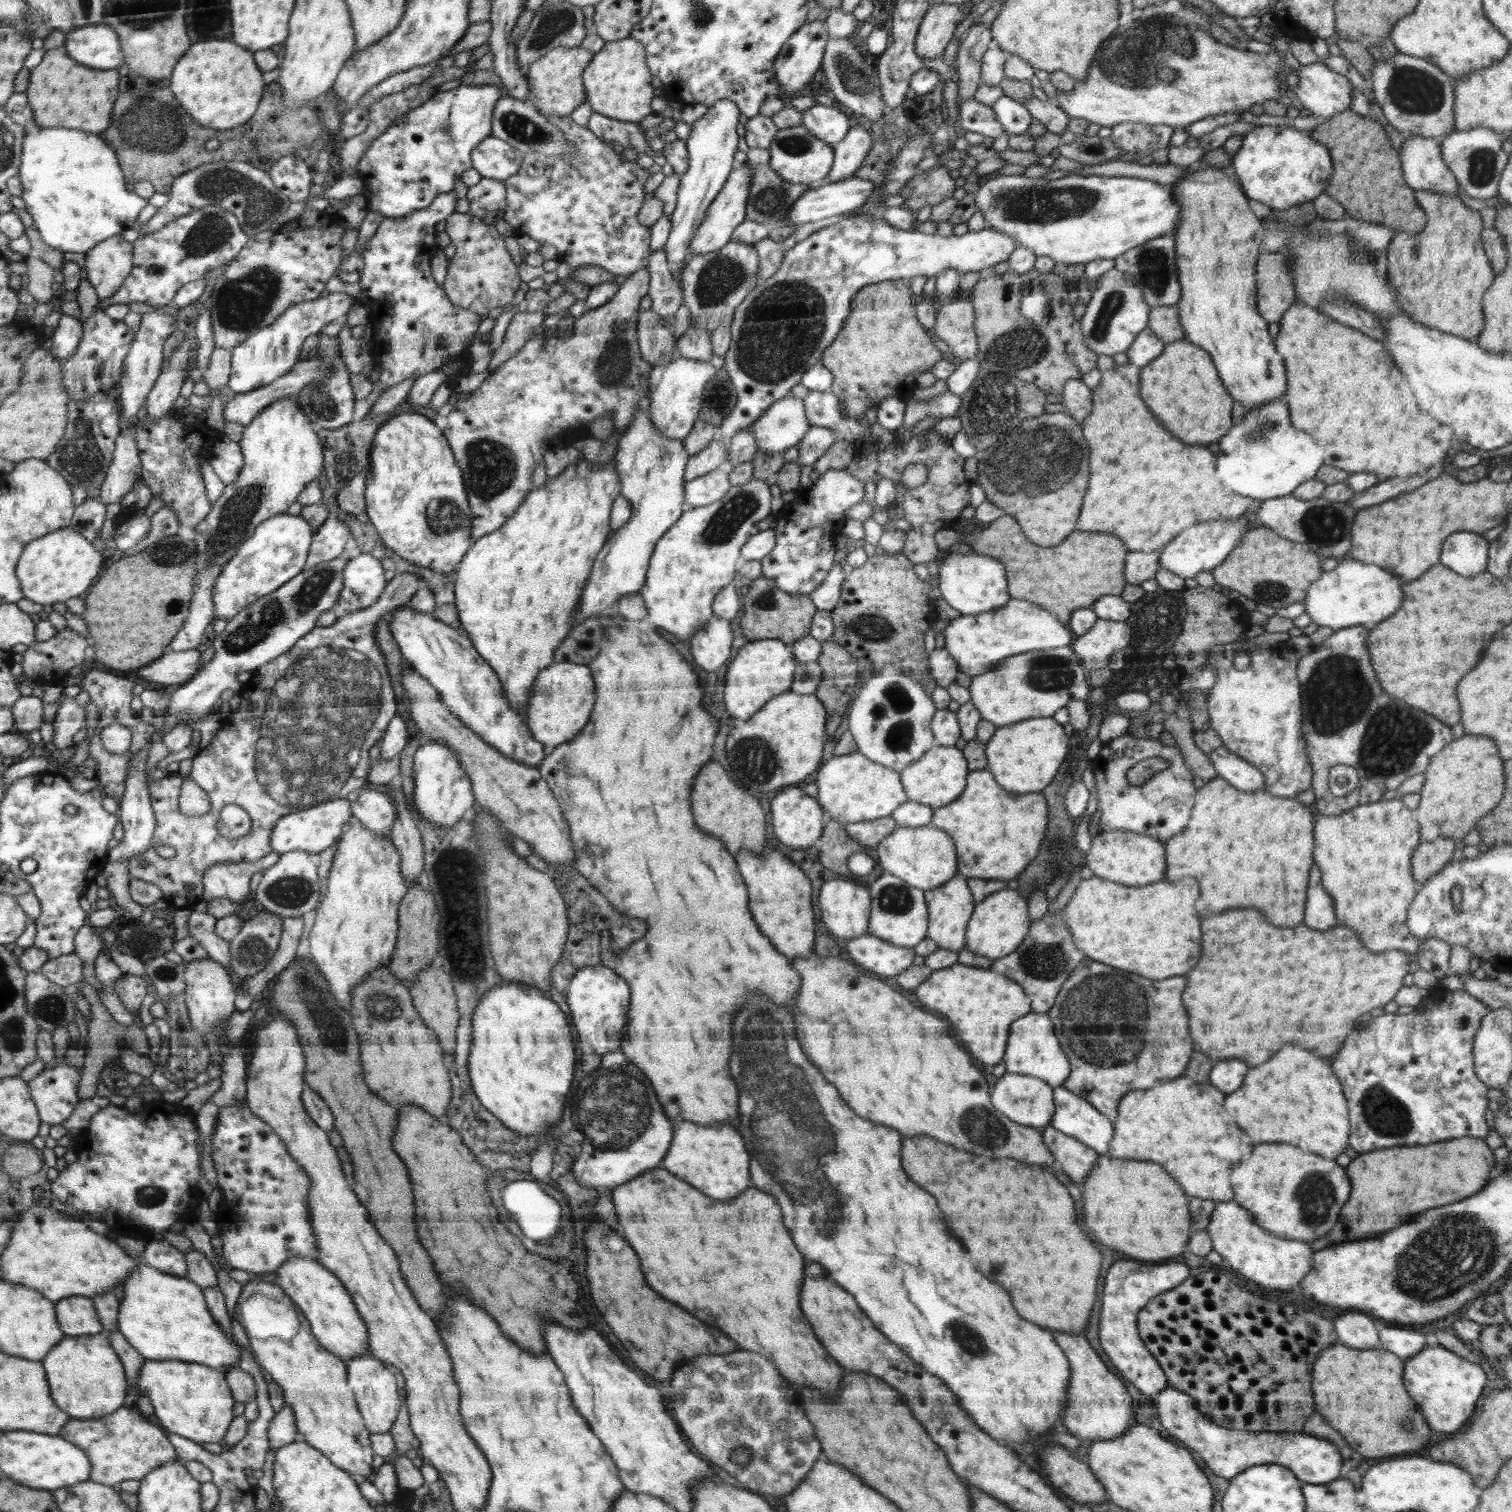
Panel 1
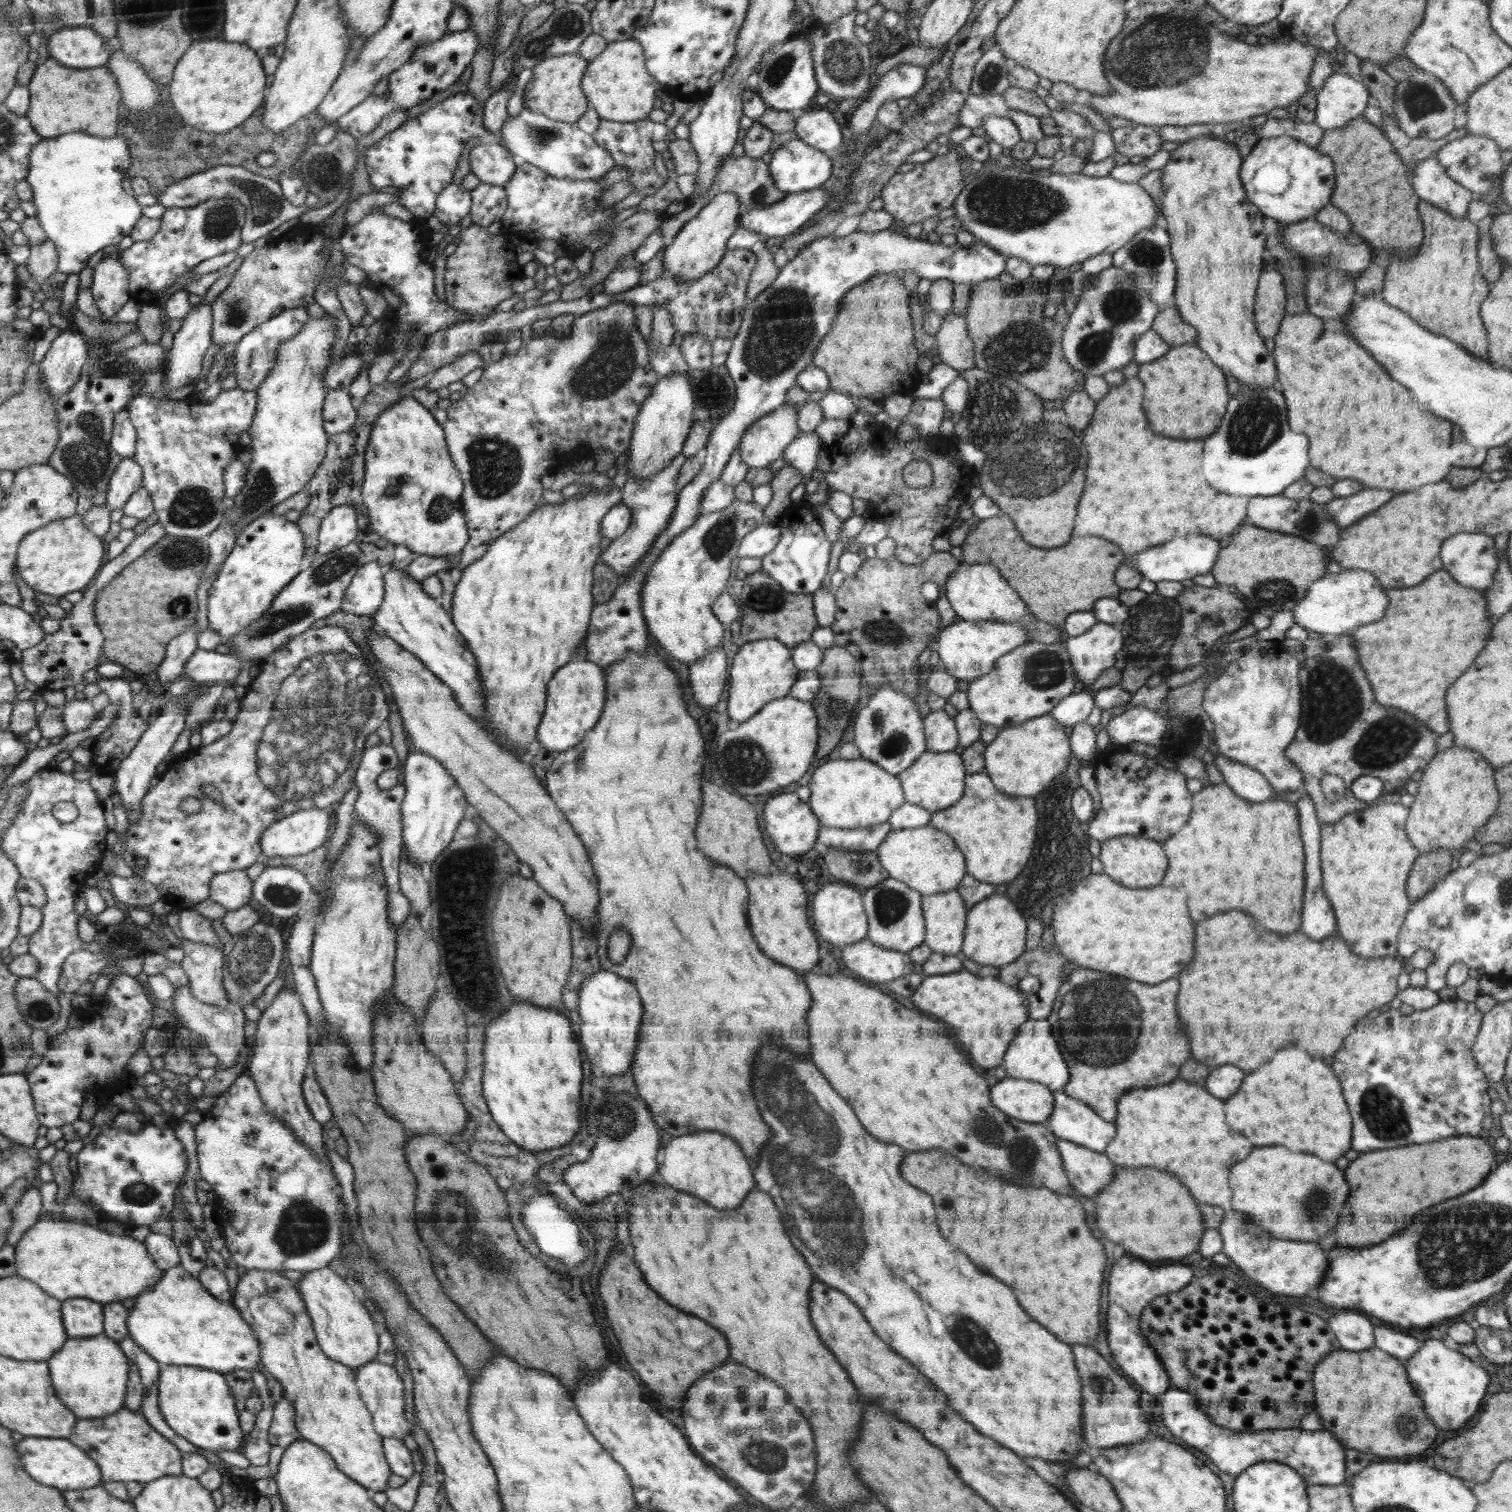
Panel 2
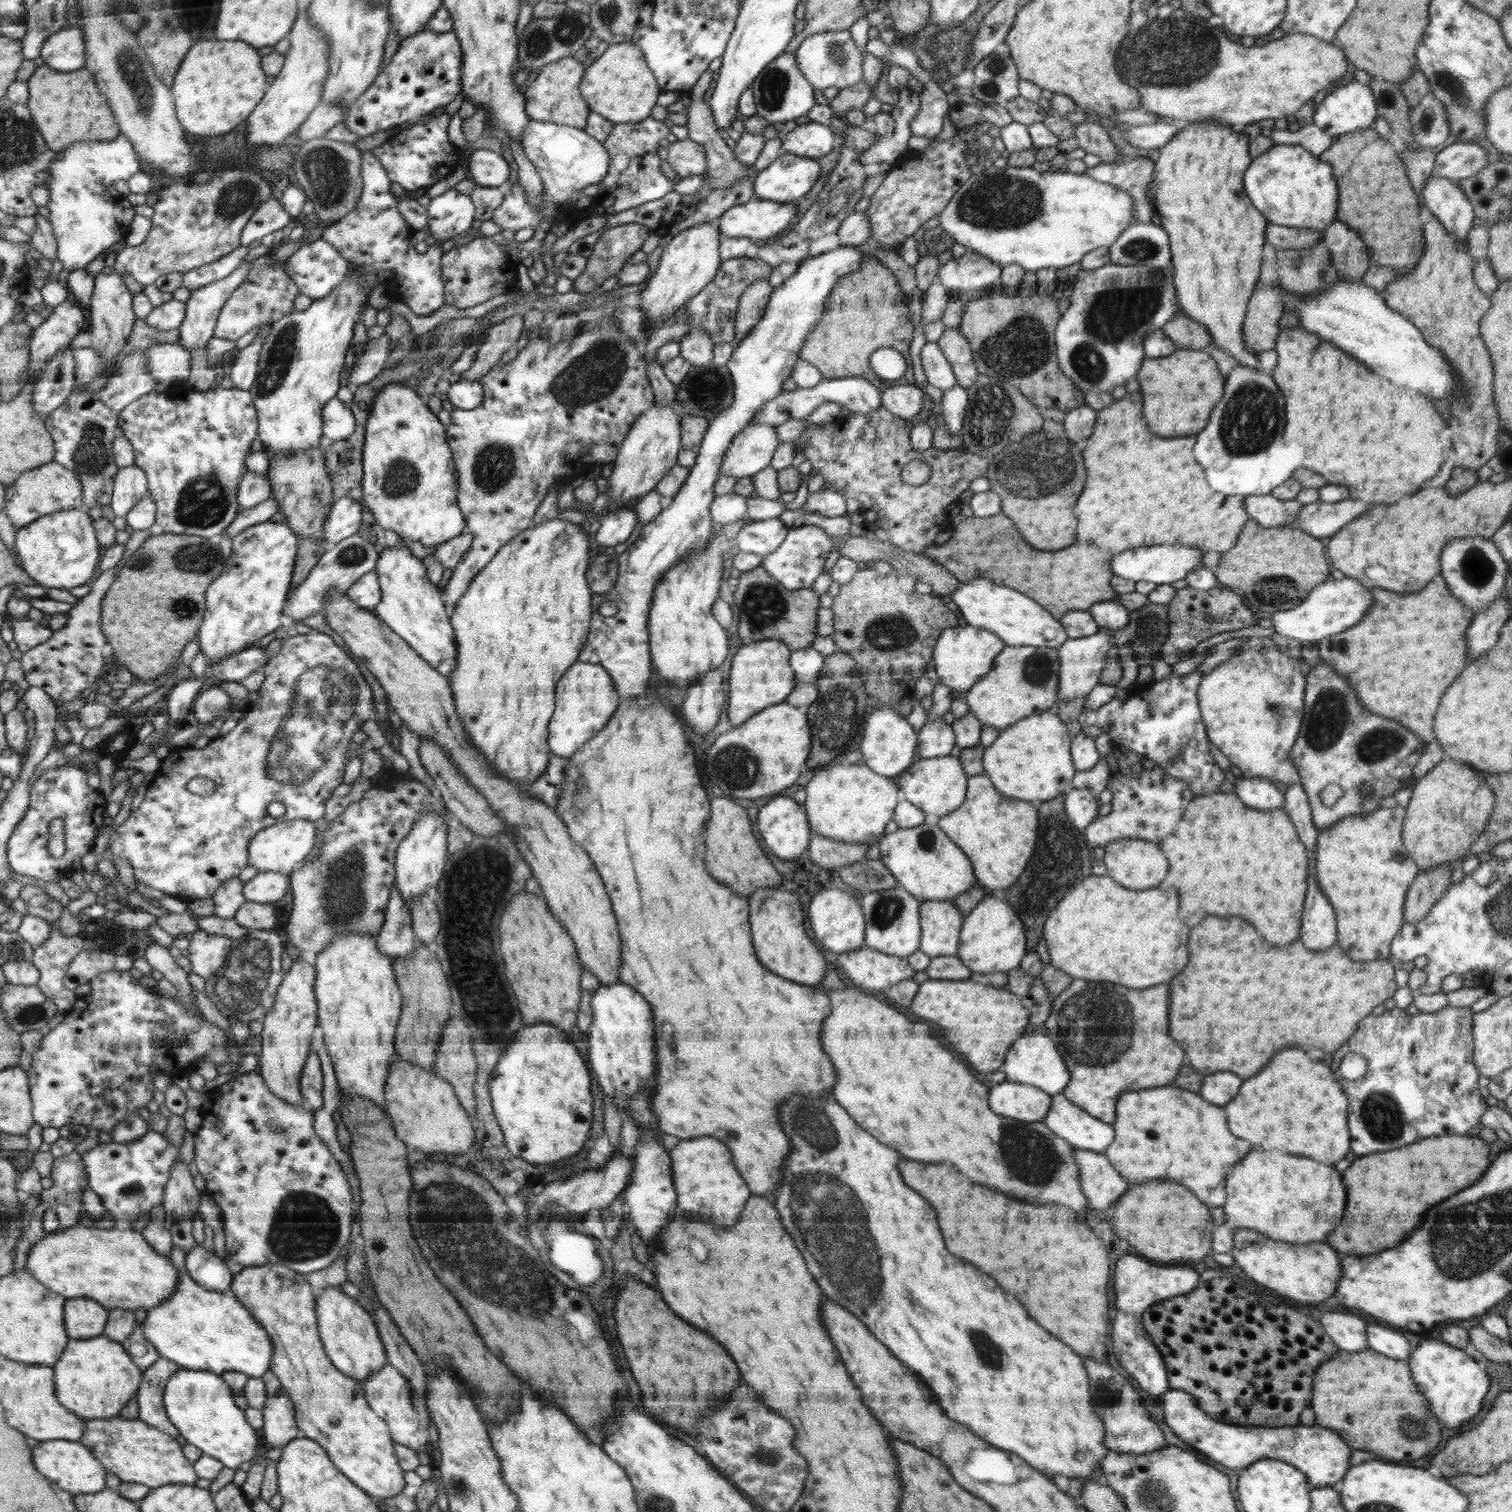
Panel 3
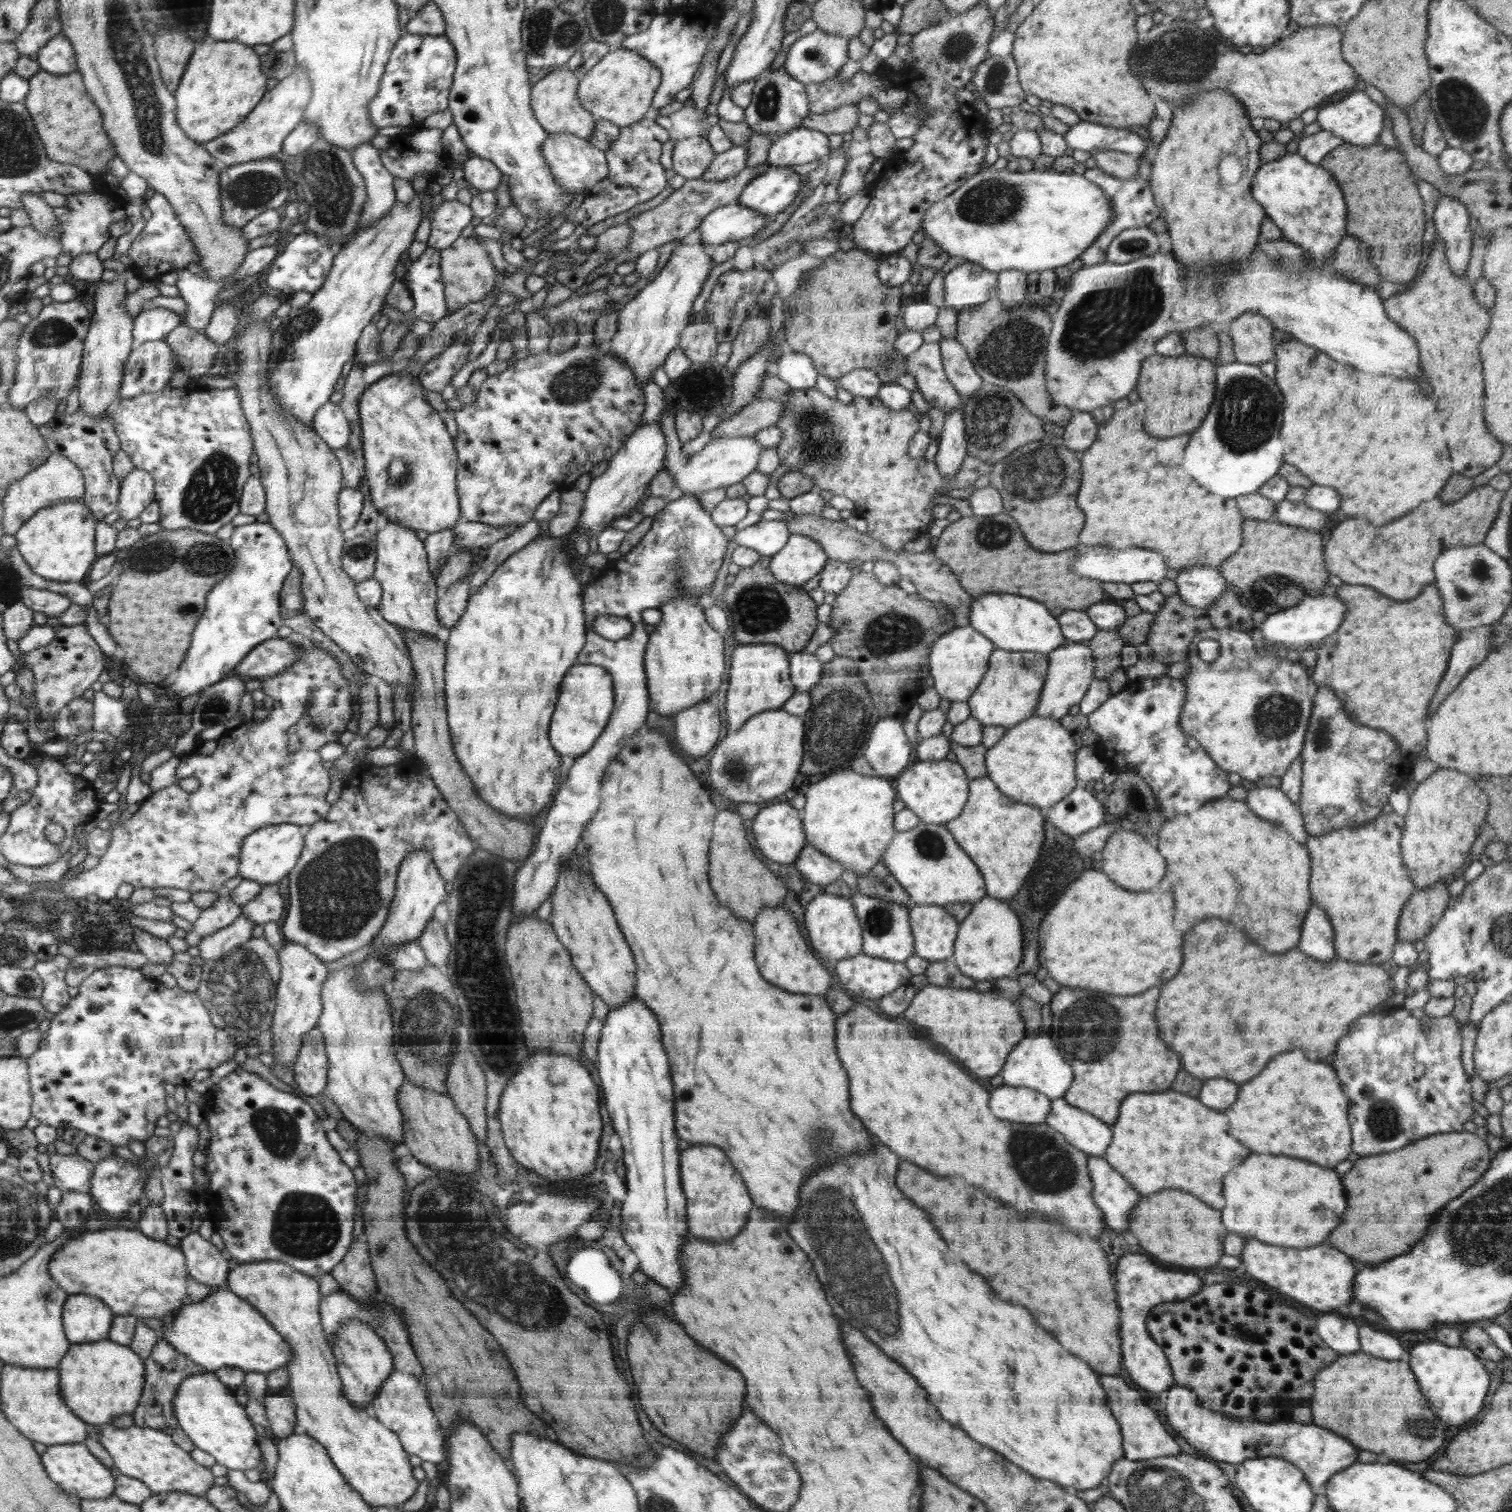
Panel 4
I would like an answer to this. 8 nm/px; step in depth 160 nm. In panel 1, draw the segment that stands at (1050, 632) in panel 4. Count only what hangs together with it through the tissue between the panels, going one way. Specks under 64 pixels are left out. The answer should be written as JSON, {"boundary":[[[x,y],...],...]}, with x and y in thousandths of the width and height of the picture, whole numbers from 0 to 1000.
{"boundary":[[[631,364],[626,368],[623,368],[621,372],[622,396],[636,407],[657,404],[668,397],[665,376],[661,370],[644,364],[637,366]]]}

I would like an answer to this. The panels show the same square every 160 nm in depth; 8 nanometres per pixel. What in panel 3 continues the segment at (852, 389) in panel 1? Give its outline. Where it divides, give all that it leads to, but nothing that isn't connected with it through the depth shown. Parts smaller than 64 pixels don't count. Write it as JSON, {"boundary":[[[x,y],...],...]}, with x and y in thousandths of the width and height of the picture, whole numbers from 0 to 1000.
{"boundary":[[[575,169],[575,172],[573,172],[570,177],[556,184],[556,187],[553,188],[553,194],[550,194],[550,200],[548,200],[548,208],[545,208],[545,213],[541,213],[541,216],[534,221],[529,231],[529,237],[540,242],[545,251],[571,250],[583,261],[593,255],[594,251],[582,250],[577,245],[575,237],[581,230],[591,230],[599,237],[601,241],[601,245],[595,249],[595,253],[604,255],[603,238],[601,238],[604,216],[601,202],[601,196],[595,190],[591,180]]]}

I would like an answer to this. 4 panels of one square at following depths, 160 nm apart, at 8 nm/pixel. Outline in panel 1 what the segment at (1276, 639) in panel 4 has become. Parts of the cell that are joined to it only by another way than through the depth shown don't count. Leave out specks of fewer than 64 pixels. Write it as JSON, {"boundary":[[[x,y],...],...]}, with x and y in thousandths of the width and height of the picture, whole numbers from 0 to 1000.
{"boundary":[[[890,369],[882,377],[875,378],[872,384],[865,388],[862,397],[863,405],[868,413],[879,414],[882,417],[898,413],[907,415],[926,402],[929,397],[927,386],[925,381],[915,375]]]}

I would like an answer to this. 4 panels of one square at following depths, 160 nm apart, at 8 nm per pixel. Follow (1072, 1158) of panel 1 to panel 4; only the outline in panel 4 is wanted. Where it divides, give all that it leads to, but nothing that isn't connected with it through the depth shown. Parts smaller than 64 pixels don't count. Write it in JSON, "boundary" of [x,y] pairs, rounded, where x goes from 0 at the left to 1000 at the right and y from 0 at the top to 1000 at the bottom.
{"boundary":[[[721,765],[720,775],[724,783],[724,795],[735,813],[746,812],[746,803],[753,795],[753,788],[742,779],[742,777],[730,765]]]}

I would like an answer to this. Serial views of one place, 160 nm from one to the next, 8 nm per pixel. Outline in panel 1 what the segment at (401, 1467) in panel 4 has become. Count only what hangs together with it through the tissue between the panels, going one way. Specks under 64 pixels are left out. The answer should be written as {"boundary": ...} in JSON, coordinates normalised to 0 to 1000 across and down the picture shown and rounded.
{"boundary":[[[167,843],[160,851],[156,868],[158,868],[158,864],[167,856],[176,857],[177,866],[181,868],[187,876],[189,876],[189,880],[196,880],[192,886],[187,886],[185,884],[165,884],[165,886],[169,899],[176,907],[180,909],[181,913],[187,919],[188,929],[195,933],[195,940],[198,942],[200,952],[206,954],[223,970],[229,972],[230,975],[233,975],[239,979],[247,979],[245,946],[243,945],[237,929],[235,927],[235,921],[229,914],[229,901],[211,888],[205,872],[198,866],[195,858],[182,849],[176,848]]]}

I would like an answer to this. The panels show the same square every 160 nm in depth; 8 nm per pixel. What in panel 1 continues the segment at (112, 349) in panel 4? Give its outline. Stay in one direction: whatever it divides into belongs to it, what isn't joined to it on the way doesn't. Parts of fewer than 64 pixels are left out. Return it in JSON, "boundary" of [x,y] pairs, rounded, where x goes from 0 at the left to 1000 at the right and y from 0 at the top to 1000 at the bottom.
{"boundary":[[[81,155],[73,157],[57,167],[56,177],[58,187],[63,190],[65,198],[73,196],[87,181],[87,161]]]}

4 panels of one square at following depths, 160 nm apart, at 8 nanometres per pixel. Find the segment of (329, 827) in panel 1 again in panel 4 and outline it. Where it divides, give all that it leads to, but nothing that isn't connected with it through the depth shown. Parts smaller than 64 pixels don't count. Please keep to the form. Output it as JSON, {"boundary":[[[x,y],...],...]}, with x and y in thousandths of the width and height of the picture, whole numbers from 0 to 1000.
{"boundary":[[[188,544],[179,546],[175,549],[169,549],[164,557],[161,557],[161,570],[159,570],[159,579],[161,581],[174,583],[174,585],[183,584],[190,579],[195,575],[202,561],[202,547],[197,545]]]}

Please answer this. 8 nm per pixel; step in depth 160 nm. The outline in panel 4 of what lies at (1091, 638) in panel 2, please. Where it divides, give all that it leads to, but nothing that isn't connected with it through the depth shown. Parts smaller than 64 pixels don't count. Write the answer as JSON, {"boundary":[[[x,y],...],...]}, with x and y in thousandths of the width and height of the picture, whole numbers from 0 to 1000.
{"boundary":[[[718,425],[708,425],[698,429],[693,432],[694,440],[692,450],[685,470],[685,474],[690,475],[697,475],[701,477],[708,470],[710,470],[712,466],[718,459],[720,452],[724,449],[724,438],[722,435],[722,430]]]}

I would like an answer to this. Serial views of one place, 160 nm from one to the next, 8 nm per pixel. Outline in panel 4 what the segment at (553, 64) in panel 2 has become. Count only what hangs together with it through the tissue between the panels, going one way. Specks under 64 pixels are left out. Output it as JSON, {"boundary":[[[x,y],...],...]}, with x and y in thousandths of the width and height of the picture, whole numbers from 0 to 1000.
{"boundary":[[[375,44],[366,45],[366,47],[353,55],[352,59],[352,71],[354,73],[354,78],[359,83],[362,88],[377,88],[382,91],[390,93],[393,89],[395,79],[383,67],[382,57],[384,53]]]}

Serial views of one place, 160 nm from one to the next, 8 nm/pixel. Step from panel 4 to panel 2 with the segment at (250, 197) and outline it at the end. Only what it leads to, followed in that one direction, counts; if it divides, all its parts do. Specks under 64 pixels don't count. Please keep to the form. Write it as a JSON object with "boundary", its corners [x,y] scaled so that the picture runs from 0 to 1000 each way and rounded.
{"boundary":[[[153,130],[140,131],[126,137],[110,137],[104,146],[105,151],[100,159],[89,160],[79,171],[86,182],[86,197],[93,201],[105,201],[117,183],[137,171],[157,165],[160,161],[162,138]]]}

